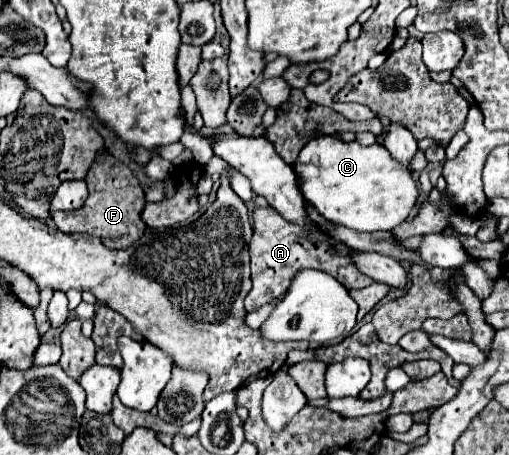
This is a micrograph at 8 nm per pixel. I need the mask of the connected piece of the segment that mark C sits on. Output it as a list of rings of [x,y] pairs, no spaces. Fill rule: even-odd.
[[[337,137],[313,139],[309,141],[309,145],[305,145],[305,149],[301,149],[295,173],[299,175],[299,187],[305,193],[305,199],[313,203],[313,207],[317,207],[323,217],[355,231],[391,231],[409,217],[411,209],[419,199],[419,189],[413,181],[411,171],[395,161],[391,153],[377,143],[371,147],[363,147],[359,143],[343,143]]]

